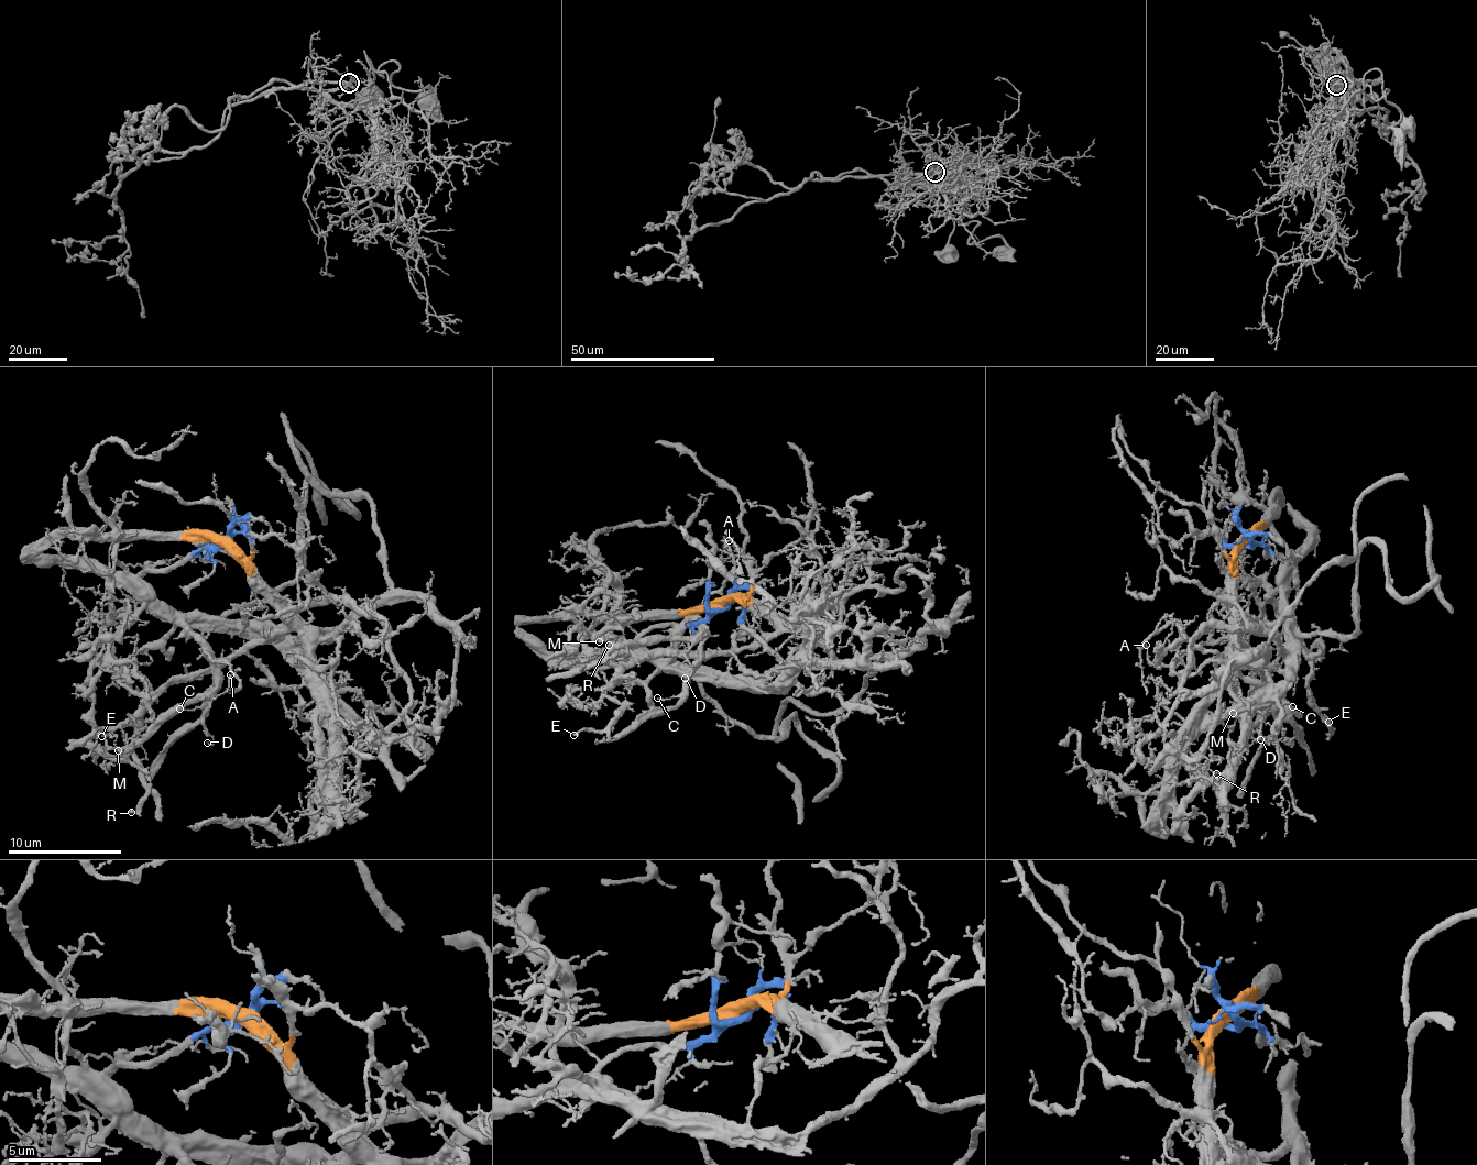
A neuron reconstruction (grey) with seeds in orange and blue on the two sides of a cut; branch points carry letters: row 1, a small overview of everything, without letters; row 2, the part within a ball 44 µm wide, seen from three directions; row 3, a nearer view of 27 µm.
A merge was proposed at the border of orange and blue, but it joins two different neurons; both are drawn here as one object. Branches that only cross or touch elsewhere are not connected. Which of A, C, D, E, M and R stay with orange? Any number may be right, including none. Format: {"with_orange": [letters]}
{"with_orange": []}

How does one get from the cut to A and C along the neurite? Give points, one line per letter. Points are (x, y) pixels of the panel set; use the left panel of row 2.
A: (223, 540), (171, 568), (152, 569), (141, 579), (209, 659), (227, 665), (238, 691), (229, 681), (231, 674)
C: (223, 540), (171, 568), (152, 569), (141, 575), (184, 634), (199, 645), (216, 685), (201, 705), (179, 709)

